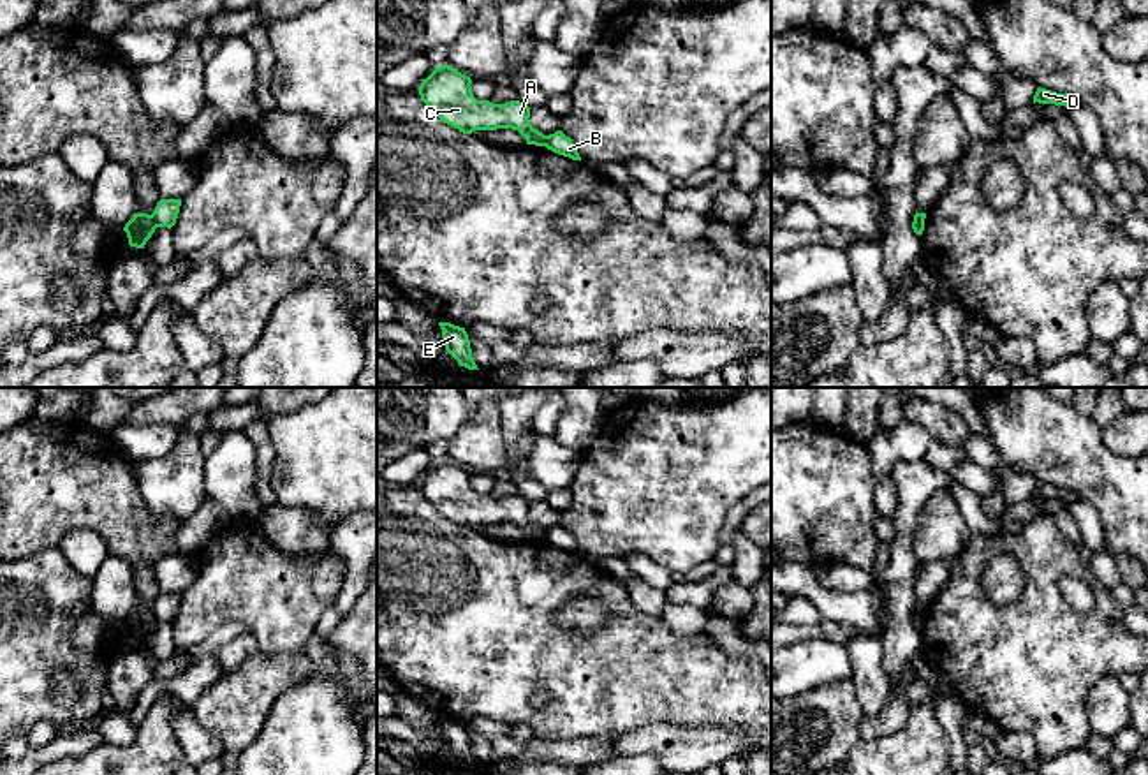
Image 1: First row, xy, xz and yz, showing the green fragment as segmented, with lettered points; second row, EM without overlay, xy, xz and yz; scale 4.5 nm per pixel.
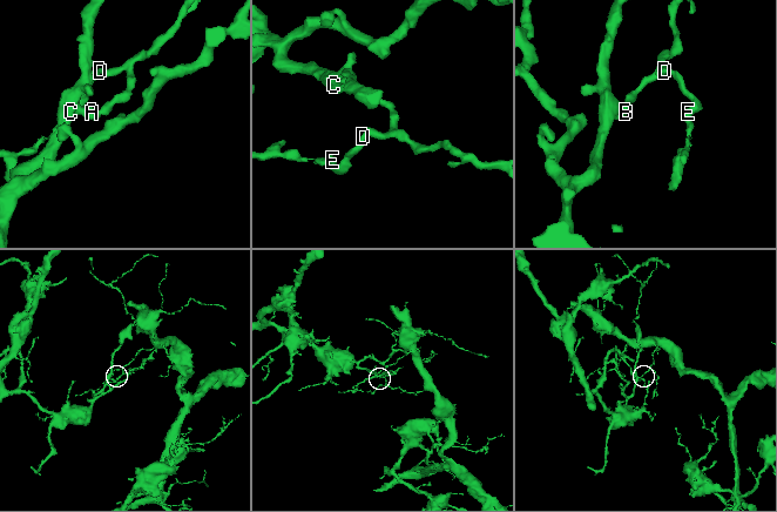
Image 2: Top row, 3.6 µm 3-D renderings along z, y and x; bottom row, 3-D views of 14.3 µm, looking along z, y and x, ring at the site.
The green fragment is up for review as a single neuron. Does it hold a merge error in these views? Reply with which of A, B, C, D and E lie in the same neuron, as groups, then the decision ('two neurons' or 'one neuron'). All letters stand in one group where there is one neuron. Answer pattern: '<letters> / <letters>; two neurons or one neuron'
A C / B D E; two neurons

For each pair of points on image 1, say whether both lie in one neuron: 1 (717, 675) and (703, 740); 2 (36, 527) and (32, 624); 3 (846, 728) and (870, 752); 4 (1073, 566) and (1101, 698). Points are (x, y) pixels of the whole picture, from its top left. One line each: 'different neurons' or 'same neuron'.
1: different neurons
2: different neurons
3: different neurons
4: different neurons

